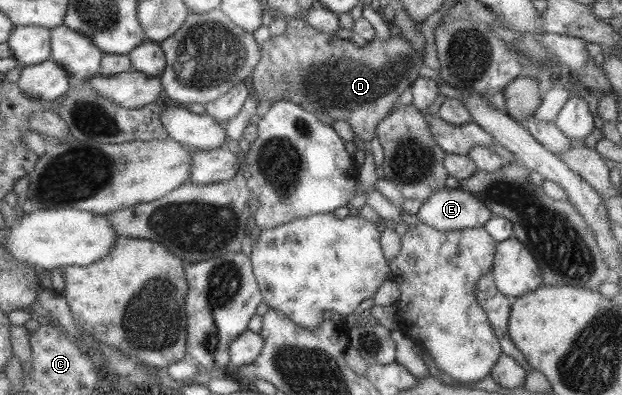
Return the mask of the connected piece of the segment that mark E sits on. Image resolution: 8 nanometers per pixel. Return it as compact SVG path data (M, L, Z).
M460 186L436 190L427 200L422 201L416 212L420 222L439 232L483 227L491 215L476 196Z

